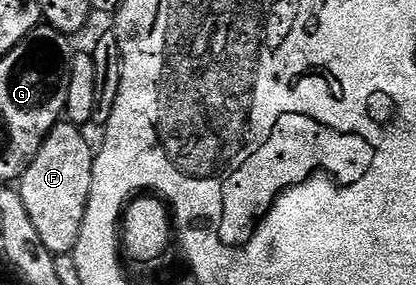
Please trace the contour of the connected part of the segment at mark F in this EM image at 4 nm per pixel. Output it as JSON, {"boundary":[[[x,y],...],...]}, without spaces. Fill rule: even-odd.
{"boundary":[[[55,124],[42,142],[34,162],[18,181],[22,202],[38,230],[38,238],[46,242],[53,254],[71,253],[76,247],[94,178],[94,148],[88,145],[81,129],[75,124]]]}

